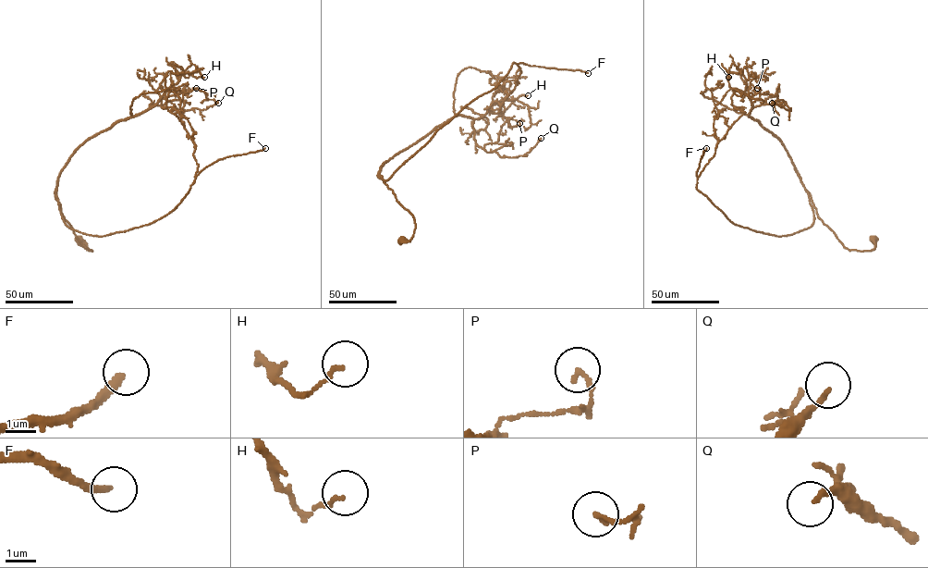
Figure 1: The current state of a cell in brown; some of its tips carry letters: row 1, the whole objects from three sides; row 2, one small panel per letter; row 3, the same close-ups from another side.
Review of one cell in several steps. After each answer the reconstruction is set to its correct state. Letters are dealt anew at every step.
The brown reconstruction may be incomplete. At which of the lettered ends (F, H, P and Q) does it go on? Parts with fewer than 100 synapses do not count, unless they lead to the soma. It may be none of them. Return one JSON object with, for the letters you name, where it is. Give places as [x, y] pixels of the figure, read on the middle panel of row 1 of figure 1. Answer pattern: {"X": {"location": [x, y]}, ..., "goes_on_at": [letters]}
{"F": {"location": [588, 73]}, "goes_on_at": ["F"]}

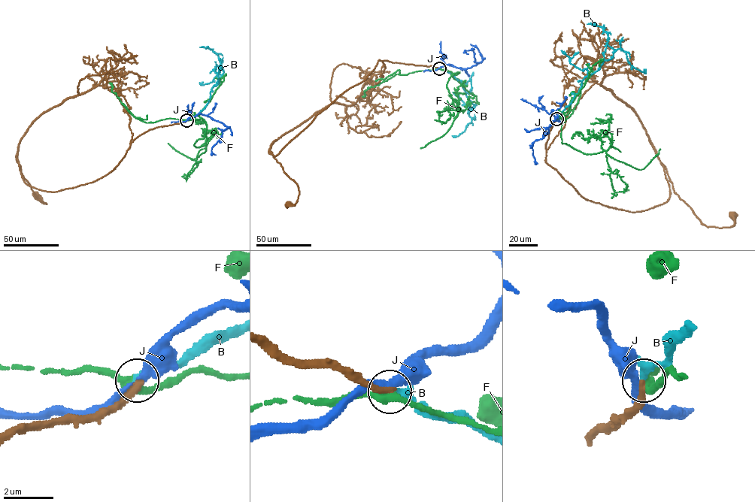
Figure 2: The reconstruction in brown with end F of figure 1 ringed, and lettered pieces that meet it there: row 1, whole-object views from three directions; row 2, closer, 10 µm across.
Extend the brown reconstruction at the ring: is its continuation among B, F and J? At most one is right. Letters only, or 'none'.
B

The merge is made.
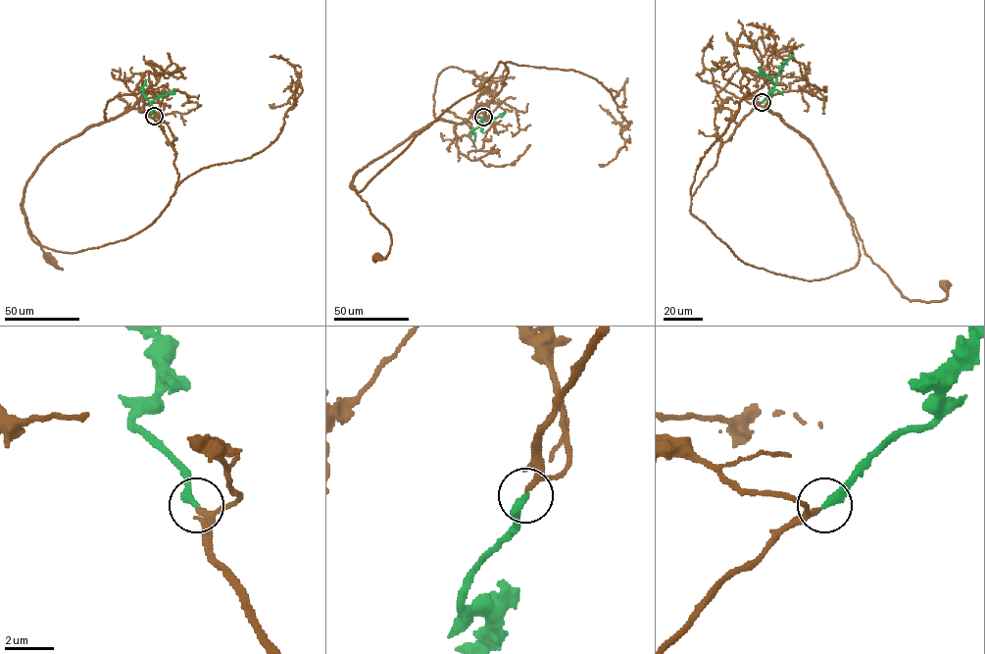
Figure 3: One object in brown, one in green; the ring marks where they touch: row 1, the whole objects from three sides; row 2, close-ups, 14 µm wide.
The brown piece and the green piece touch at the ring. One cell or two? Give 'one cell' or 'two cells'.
one cell

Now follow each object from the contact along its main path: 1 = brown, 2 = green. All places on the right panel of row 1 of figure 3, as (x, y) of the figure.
1: (761, 102), (716, 137), (717, 93), (756, 72), (903, 296), (943, 301), (945, 285)
2: (762, 102), (771, 93), (779, 70), (794, 54)

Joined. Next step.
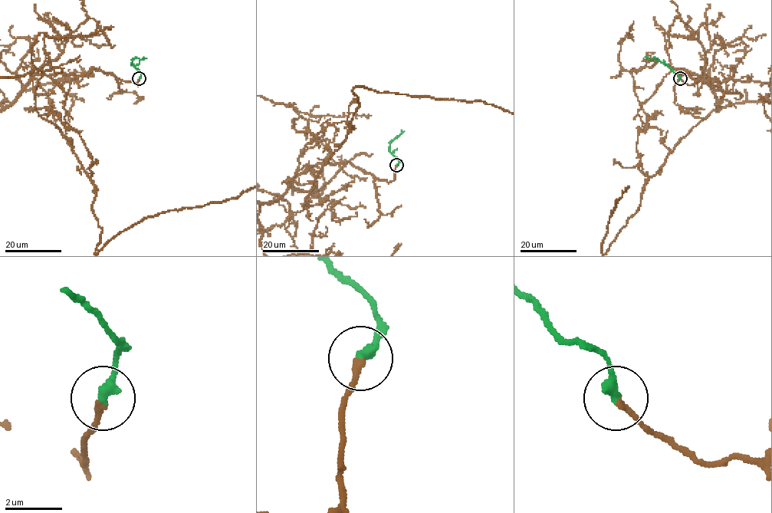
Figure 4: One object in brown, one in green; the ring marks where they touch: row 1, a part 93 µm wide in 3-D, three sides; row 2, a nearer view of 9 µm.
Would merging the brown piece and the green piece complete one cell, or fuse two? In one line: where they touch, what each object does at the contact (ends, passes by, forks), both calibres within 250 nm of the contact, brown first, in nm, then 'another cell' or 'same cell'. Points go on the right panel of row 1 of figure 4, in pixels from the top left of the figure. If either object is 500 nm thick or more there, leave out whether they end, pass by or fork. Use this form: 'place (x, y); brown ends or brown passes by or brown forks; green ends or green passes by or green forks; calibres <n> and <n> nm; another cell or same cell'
place (680, 78); brown ends; green ends; calibres 220 and 380 nm; same cell

